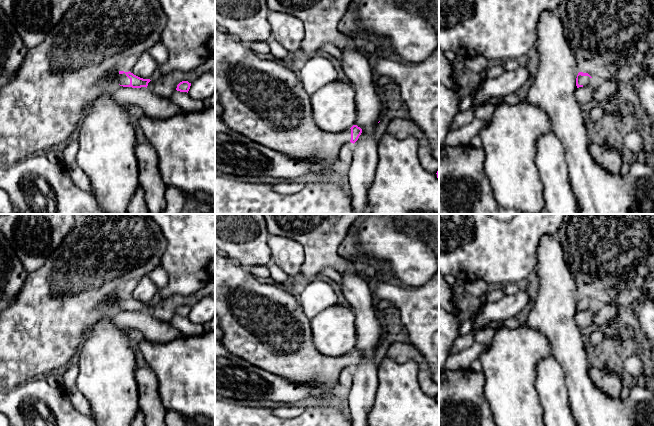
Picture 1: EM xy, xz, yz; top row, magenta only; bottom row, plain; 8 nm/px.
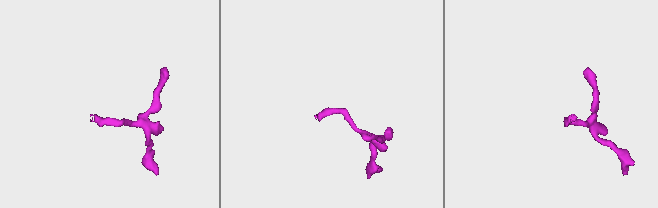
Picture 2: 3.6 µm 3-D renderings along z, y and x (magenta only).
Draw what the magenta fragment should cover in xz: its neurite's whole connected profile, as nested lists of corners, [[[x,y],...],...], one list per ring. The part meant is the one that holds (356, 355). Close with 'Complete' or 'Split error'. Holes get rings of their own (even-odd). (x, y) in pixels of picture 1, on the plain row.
[[[215,250],[215,317],[220,319],[218,328],[223,331],[221,343],[231,354],[245,360],[271,374],[283,377],[297,384],[306,384],[316,391],[312,398],[316,402],[335,403],[339,391],[341,371],[348,366],[355,367],[362,353],[353,349],[340,357],[329,357],[320,353],[314,346],[311,332],[311,319],[306,316],[298,298],[278,285],[258,280],[247,268]]]. Split error

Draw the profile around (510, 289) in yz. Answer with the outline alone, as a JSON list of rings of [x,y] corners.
[[[509,283],[505,286],[502,286],[502,290],[504,295],[514,295],[520,290],[521,286],[521,284]]]

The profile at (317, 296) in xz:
[[[316,280],[308,284],[297,298],[306,316],[313,319],[326,308],[337,304],[337,296],[338,293],[328,283]]]

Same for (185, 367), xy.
[[[215,330],[198,335],[181,335],[168,343],[152,343],[143,339],[139,343],[139,351],[157,377],[158,392],[167,410],[174,410],[189,421],[199,416],[215,420]]]

